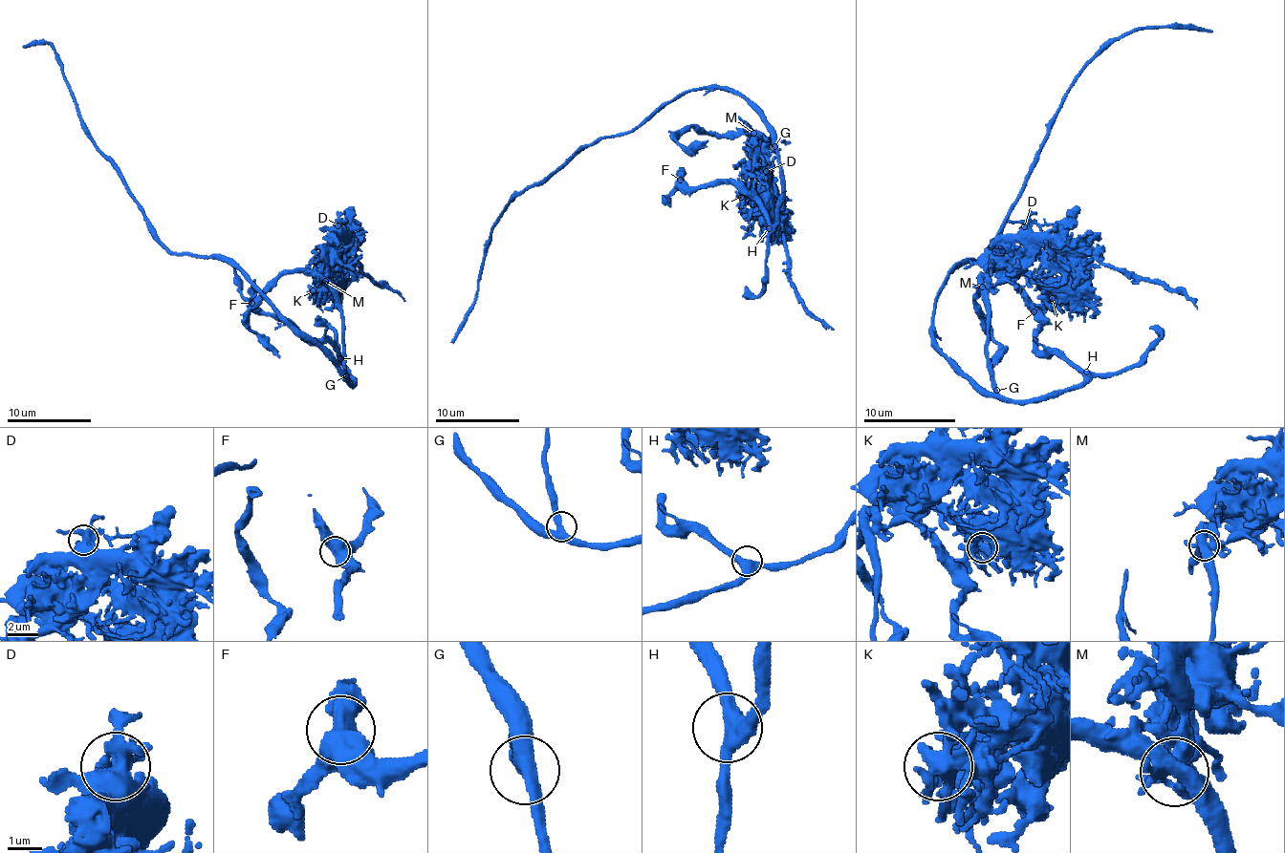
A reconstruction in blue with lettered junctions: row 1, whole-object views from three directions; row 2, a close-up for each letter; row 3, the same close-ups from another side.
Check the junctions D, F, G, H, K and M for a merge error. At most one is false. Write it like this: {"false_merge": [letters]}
{"false_merge": ["M"]}

